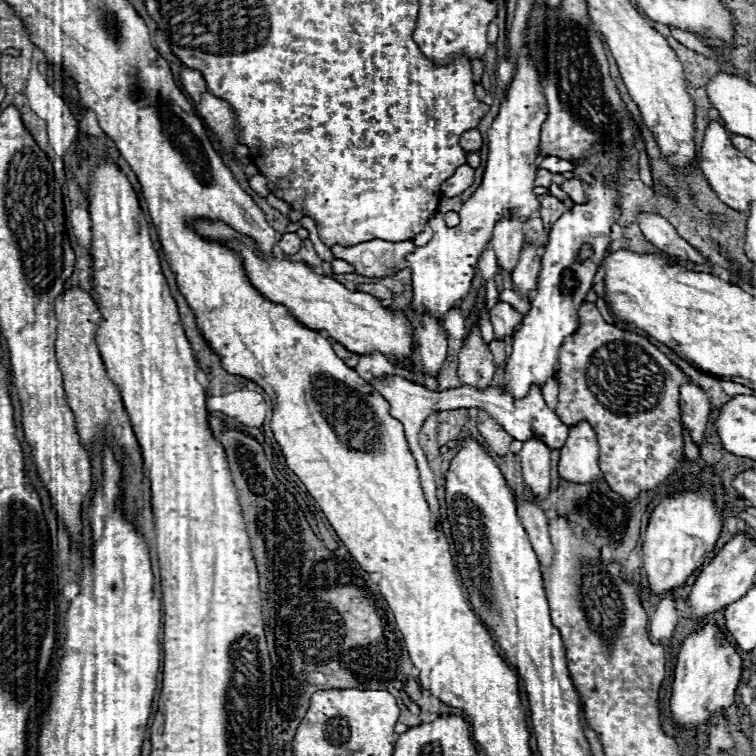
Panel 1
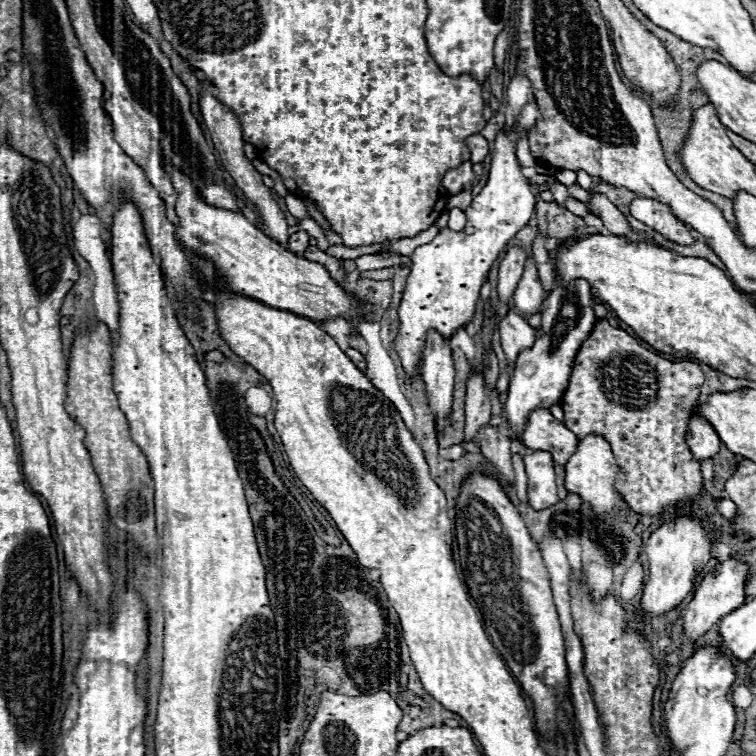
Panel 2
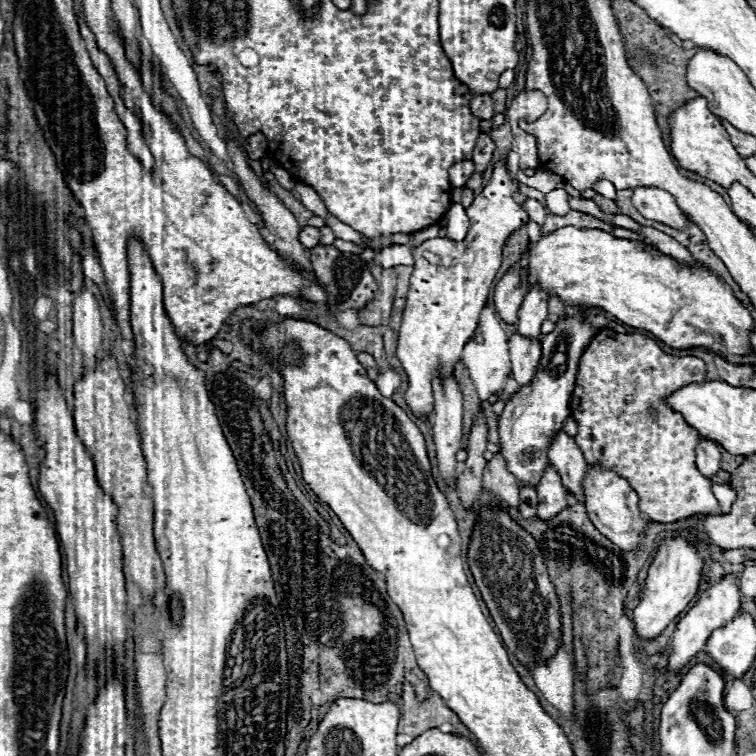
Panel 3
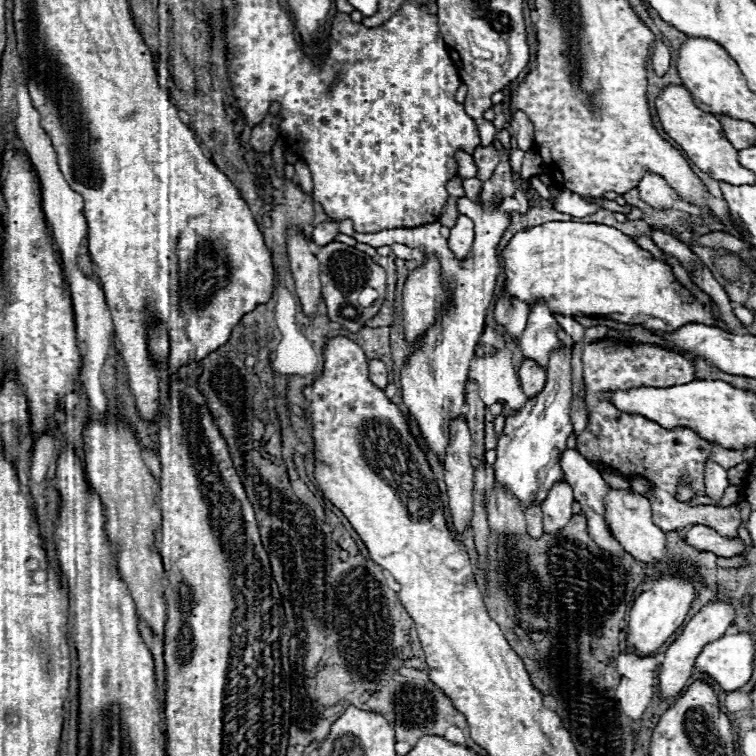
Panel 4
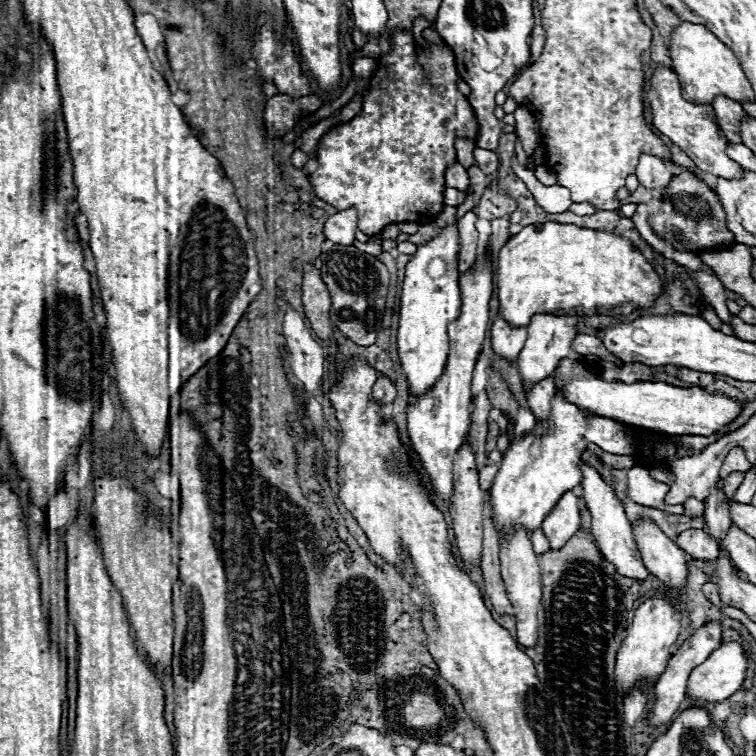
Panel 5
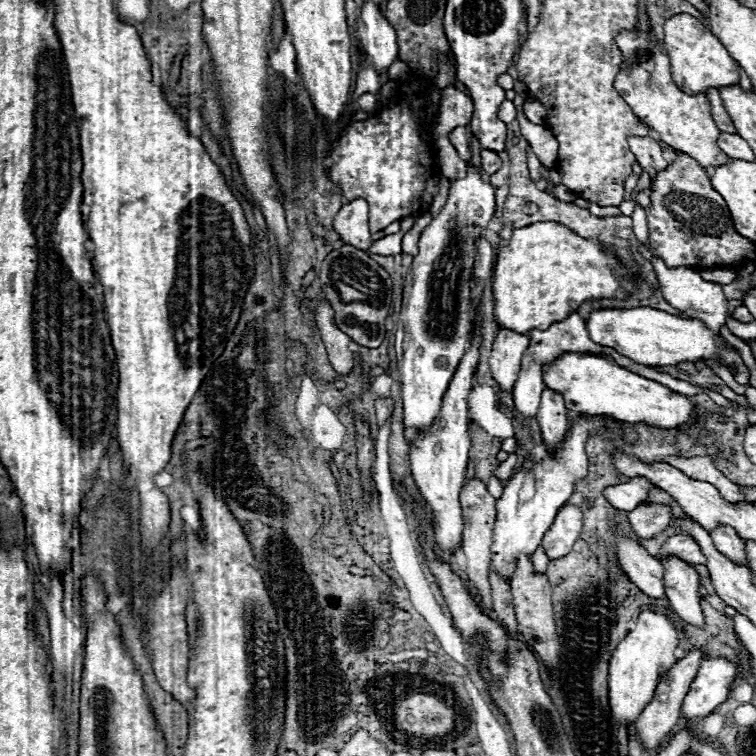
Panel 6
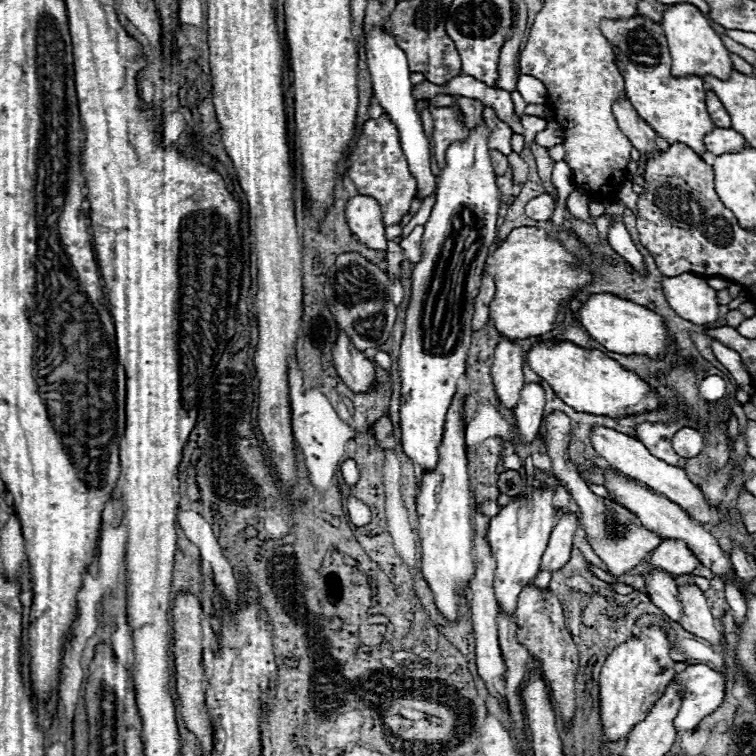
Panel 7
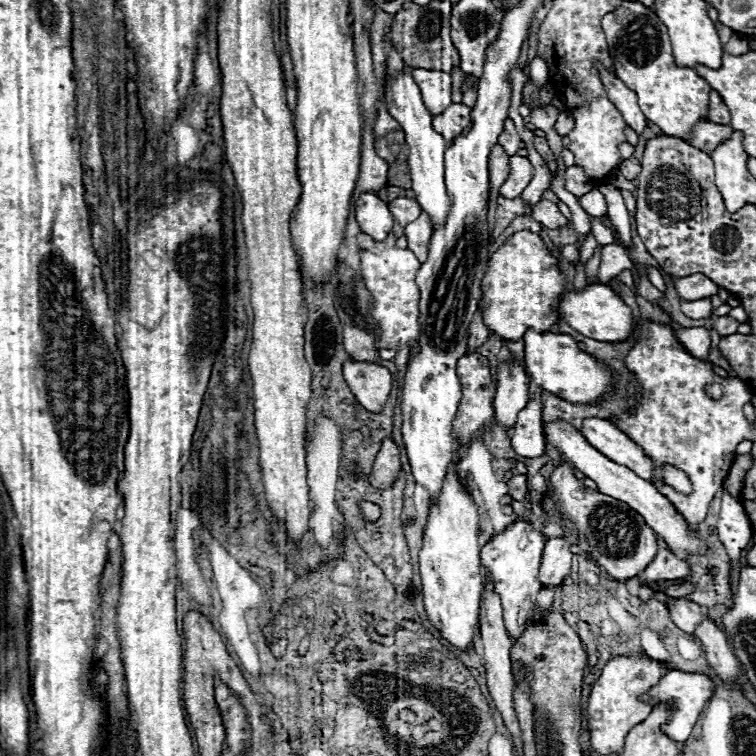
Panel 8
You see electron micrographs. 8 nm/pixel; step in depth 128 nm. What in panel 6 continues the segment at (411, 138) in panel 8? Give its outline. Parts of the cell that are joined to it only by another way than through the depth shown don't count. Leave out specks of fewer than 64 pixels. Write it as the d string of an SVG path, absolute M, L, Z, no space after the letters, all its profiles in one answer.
M366 2L358 16L358 38L364 54L372 60L374 70L378 74L388 74L390 66L398 60L396 34L380 8L372 2Z

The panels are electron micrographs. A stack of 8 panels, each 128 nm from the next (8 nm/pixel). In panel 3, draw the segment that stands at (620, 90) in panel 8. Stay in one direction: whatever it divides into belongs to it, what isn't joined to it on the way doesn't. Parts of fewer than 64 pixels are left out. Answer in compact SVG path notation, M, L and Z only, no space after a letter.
M638 186L634 188L632 204L638 208L638 212L644 218L662 222L678 230L684 228L686 224L686 214L678 208L676 200L666 190L660 190L654 186Z

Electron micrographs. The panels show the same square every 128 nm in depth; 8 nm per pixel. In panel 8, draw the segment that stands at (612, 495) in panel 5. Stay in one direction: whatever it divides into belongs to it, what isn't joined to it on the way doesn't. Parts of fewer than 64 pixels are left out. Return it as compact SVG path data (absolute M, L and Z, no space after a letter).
M668 598L666 600L668 604L668 610L670 610L670 618L674 620L674 624L684 630L686 634L692 634L696 632L696 626L704 620L704 612L698 604L690 602L690 600L684 600L684 598Z

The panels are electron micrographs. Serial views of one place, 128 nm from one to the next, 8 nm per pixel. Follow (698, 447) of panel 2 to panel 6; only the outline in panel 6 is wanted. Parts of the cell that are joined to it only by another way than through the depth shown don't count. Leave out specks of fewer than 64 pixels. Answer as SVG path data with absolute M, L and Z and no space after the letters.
M720 526L716 530L710 532L712 534L712 540L716 544L716 548L726 556L730 558L734 564L738 566L746 566L748 560L746 560L746 552L744 552L744 540L738 538L738 534L730 528L730 526Z

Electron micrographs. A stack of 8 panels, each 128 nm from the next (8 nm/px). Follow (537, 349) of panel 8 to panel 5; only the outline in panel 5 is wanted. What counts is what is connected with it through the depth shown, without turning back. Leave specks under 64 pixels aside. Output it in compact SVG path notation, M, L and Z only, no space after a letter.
M564 358L550 378L558 388L564 390L564 398L582 410L588 410L596 416L614 418L630 426L640 426L646 430L672 434L672 436L716 434L734 418L738 418L742 412L740 402L722 394L712 396L702 388L678 388L666 382L632 382L632 384L608 382L600 378L596 370L590 372L584 360Z

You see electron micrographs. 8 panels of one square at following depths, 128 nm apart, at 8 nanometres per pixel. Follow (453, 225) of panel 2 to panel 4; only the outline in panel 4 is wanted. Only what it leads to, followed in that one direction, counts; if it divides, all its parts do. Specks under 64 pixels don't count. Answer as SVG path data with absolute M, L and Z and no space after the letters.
M462 214L456 220L456 226L450 228L448 246L458 260L464 260L470 254L472 242L474 242L474 222Z

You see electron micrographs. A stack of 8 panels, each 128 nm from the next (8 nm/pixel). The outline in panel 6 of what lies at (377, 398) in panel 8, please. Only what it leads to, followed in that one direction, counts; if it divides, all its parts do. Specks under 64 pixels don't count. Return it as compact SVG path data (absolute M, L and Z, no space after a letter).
M326 300L316 308L316 326L320 330L322 342L328 350L328 358L334 370L338 374L350 374L356 364L356 354L348 348L352 340L336 326L334 310Z

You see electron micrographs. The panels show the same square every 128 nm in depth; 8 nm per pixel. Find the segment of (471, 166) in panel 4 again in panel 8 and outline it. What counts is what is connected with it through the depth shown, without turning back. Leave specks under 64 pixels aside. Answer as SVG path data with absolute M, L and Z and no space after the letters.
M450 104L442 114L434 116L432 126L446 140L454 140L470 126L470 108L466 104Z

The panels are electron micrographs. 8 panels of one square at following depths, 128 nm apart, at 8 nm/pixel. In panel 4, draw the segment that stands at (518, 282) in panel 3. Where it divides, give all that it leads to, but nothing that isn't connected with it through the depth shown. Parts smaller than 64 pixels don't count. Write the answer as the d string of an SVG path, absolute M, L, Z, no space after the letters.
M502 294L502 298L494 306L494 320L508 334L510 340L520 338L520 334L526 328L528 314L530 314L528 304L512 300L508 294Z

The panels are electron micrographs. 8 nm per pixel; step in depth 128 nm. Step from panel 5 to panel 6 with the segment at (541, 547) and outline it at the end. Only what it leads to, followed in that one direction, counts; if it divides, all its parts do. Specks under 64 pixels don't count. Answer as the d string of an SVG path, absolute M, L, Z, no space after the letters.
M538 548L536 552L534 552L534 556L532 556L532 564L534 564L534 570L538 572L538 574L544 574L546 572L546 568L548 568L548 556L544 554L544 550L542 548Z

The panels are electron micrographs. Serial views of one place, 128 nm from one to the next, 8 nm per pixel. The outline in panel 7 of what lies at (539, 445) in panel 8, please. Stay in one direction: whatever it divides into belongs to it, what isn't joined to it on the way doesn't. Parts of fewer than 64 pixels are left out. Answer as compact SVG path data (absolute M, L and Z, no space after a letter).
M524 384L520 402L514 410L514 418L520 432L520 442L530 444L538 438L542 416L544 416L544 388L540 384Z

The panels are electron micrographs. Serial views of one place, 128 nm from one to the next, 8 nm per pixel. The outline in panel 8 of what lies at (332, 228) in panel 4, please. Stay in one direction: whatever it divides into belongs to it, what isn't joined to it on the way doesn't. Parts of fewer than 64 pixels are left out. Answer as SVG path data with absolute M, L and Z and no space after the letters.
M368 192L362 194L356 202L356 220L360 224L360 230L378 242L382 242L388 236L394 224L388 204L380 200L376 194Z

